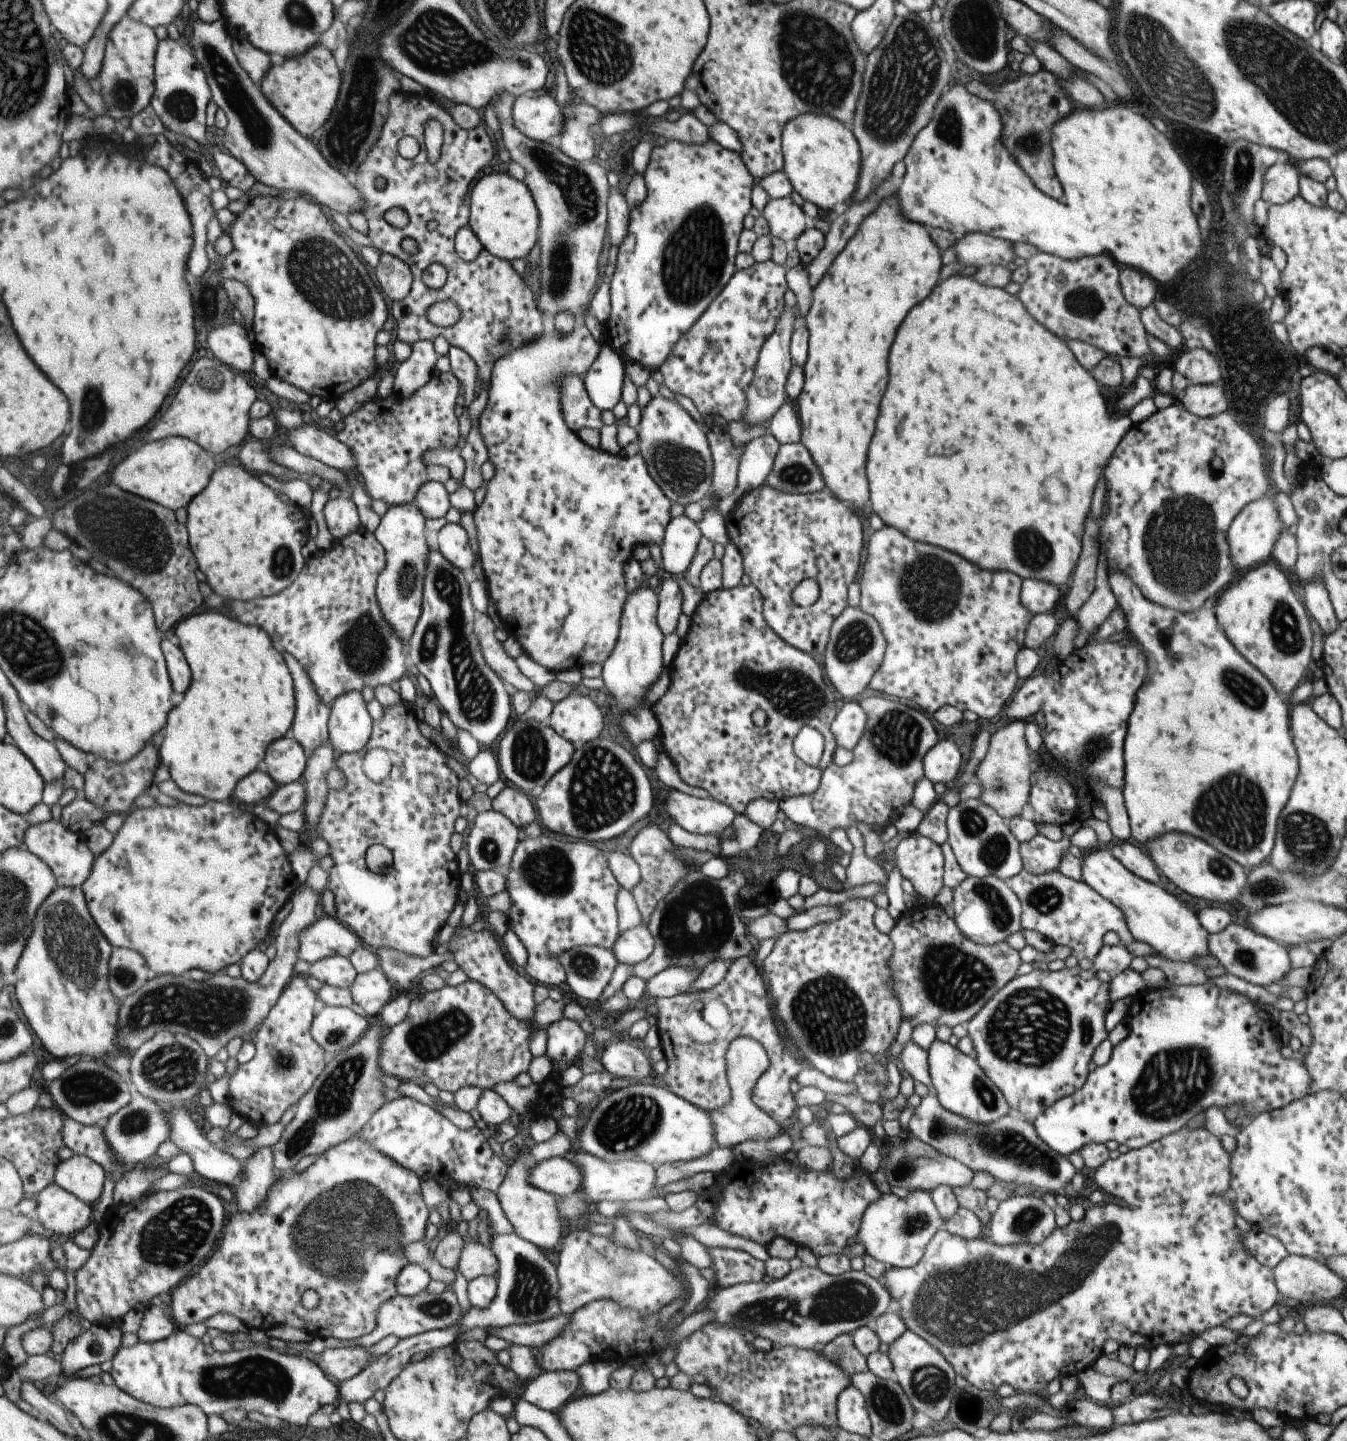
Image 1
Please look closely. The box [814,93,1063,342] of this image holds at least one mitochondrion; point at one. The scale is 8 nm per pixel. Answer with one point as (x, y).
(949, 127)

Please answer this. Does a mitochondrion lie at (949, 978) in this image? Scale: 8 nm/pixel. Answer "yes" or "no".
yes

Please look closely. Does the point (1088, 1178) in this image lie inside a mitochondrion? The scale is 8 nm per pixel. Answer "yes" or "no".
no

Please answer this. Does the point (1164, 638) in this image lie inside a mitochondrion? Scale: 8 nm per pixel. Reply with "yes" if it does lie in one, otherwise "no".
no

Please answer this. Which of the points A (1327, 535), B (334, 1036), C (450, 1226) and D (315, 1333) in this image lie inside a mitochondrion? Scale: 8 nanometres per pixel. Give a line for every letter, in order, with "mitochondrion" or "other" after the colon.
A: other
B: mitochondrion
C: other
D: other

